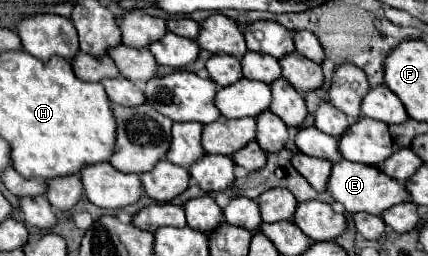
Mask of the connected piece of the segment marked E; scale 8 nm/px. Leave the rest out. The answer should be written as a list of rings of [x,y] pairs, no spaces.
[[[339,160],[333,164],[331,176],[327,182],[327,190],[331,192],[335,202],[343,204],[343,208],[349,214],[369,212],[369,214],[379,216],[385,208],[407,202],[407,190],[403,184],[399,184],[397,180],[391,180],[389,176],[383,176],[383,172],[379,172],[379,168],[375,168],[375,166],[355,164],[355,162],[347,162],[347,160]]]

